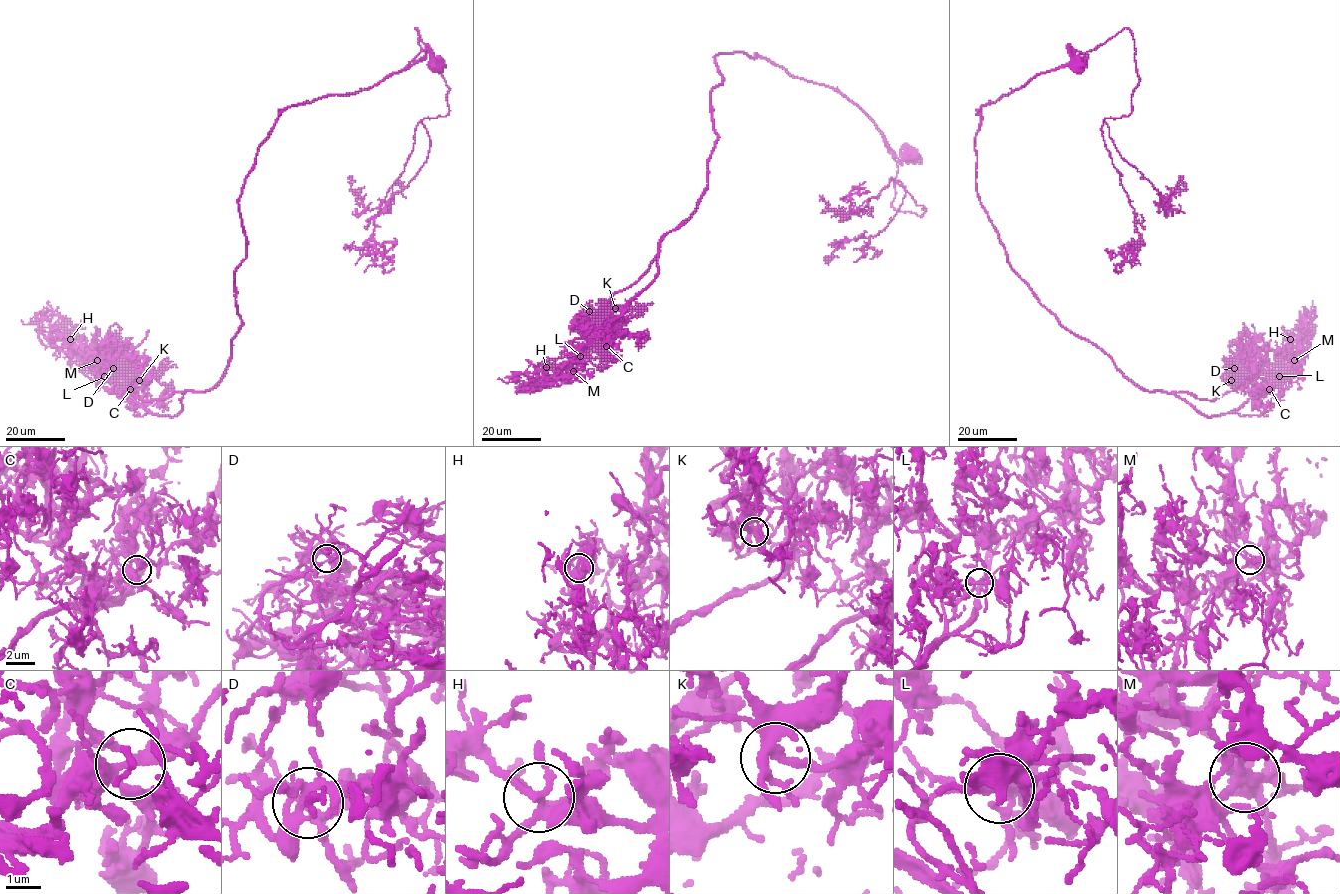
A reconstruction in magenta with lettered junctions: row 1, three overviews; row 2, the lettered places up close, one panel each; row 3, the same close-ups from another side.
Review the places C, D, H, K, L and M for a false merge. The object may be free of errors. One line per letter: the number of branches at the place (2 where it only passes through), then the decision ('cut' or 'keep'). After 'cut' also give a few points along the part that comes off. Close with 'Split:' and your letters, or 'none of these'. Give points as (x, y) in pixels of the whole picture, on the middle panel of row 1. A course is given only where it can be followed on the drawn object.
C: branches 5; keep
D: branches 5; keep
H: branches 5; keep
K: branches 5; keep
L: branches 5; keep
M: branches 5; keep
Split: none of these

